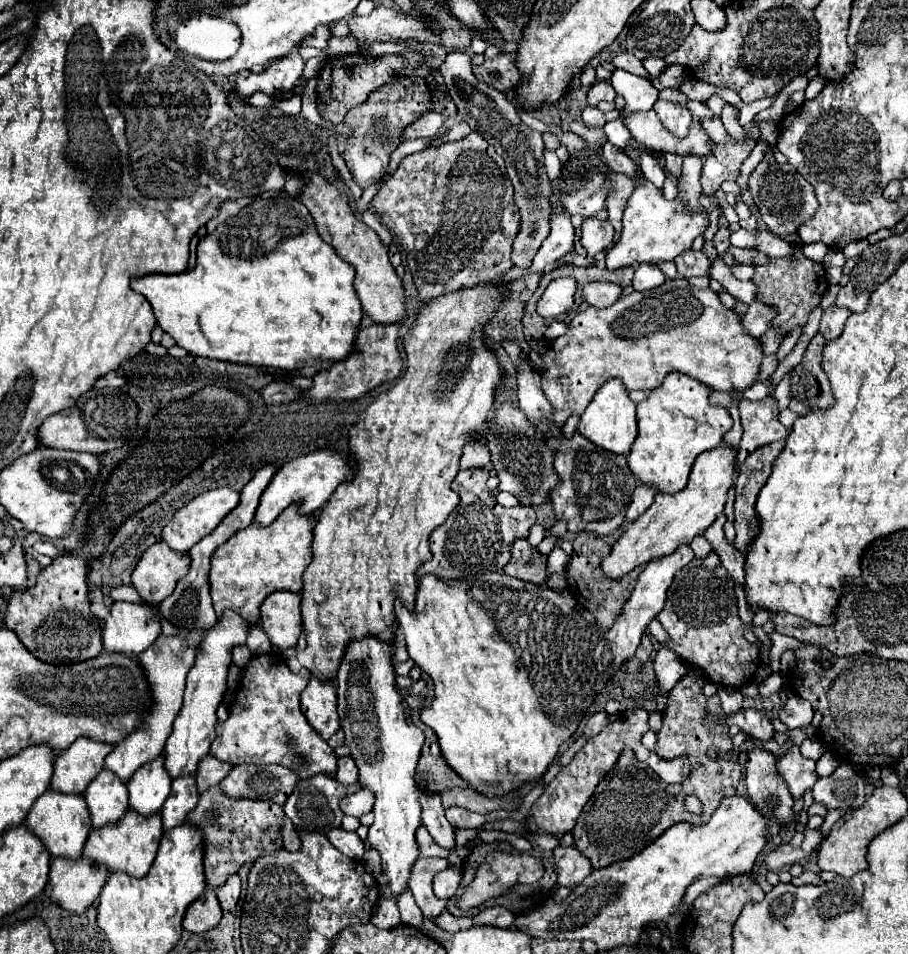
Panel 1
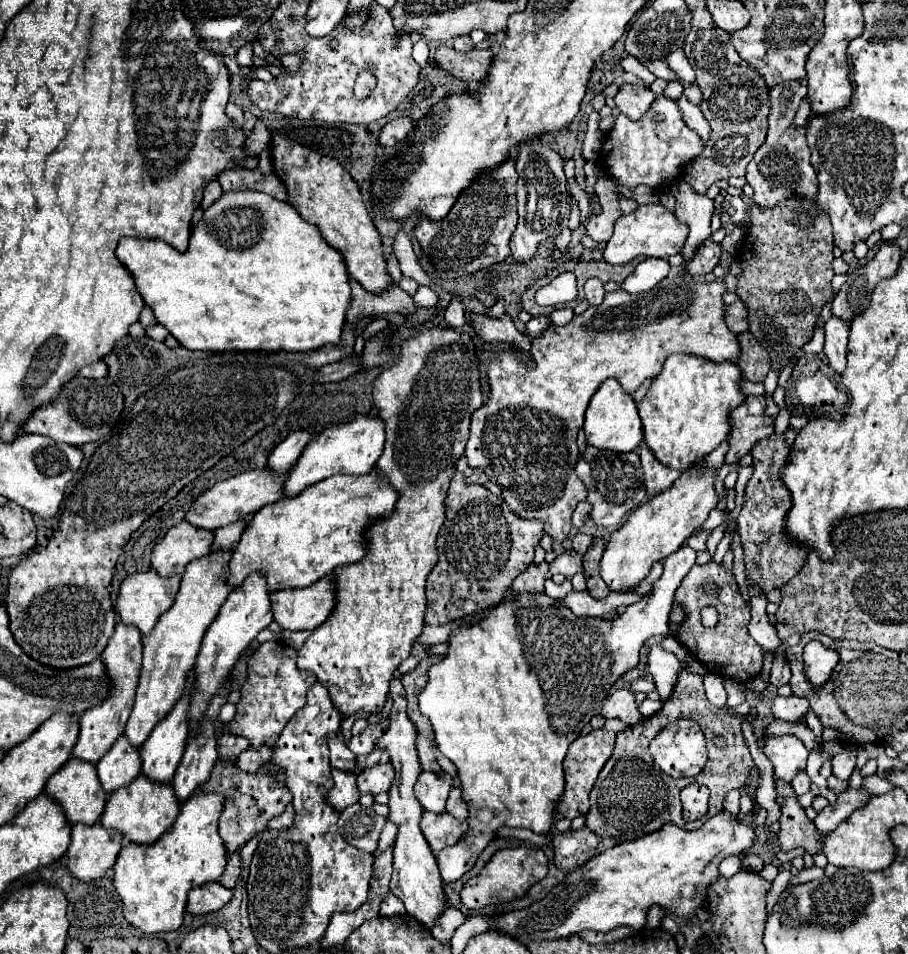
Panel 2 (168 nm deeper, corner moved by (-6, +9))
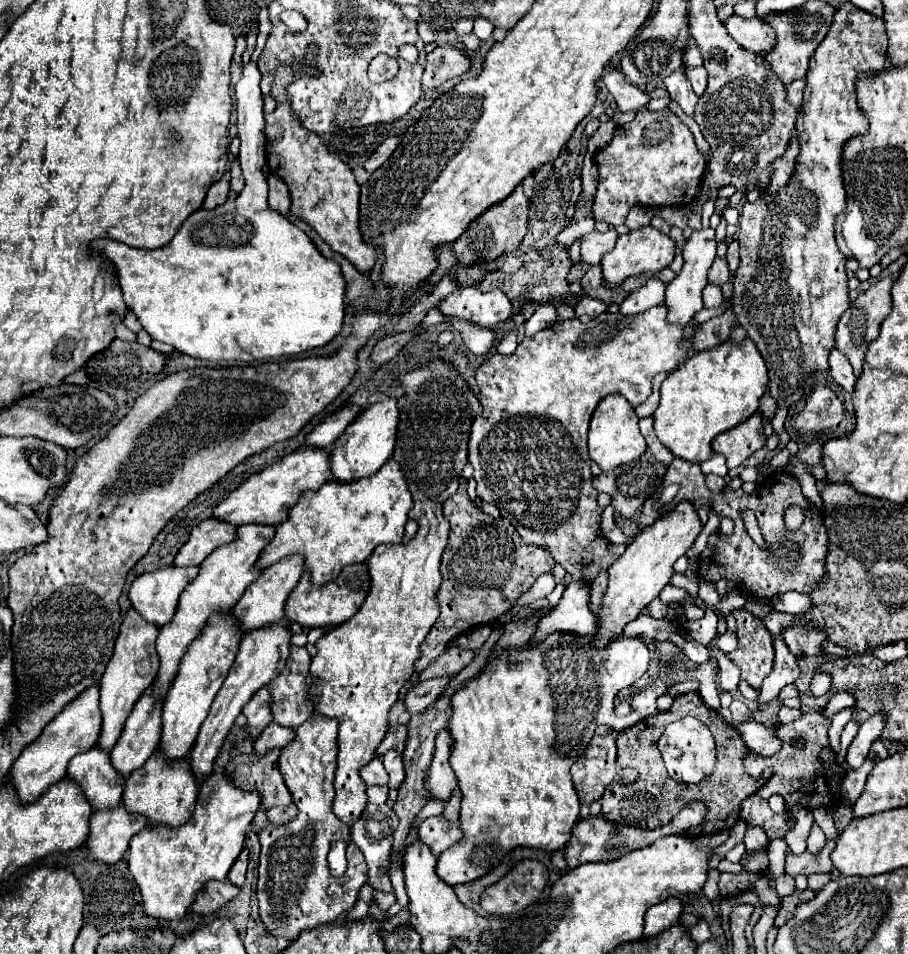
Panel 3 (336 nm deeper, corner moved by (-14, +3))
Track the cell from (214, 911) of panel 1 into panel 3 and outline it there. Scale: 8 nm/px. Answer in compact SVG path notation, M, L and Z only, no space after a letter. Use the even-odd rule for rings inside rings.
M210 880L204 884L200 894L196 894L196 900L192 902L192 910L196 914L212 914L220 906L230 902L234 896L238 896L238 892L240 892L240 888L228 880L224 880L224 882Z

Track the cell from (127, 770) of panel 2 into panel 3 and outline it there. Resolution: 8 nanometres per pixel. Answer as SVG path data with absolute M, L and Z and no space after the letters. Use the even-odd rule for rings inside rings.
M150 686L144 690L140 700L136 702L136 708L132 708L128 720L124 722L122 734L110 752L114 768L118 768L118 772L124 778L128 772L136 770L140 764L144 764L148 760L148 756L152 756L156 752L156 748L160 744L160 730L162 730L162 704L164 704L164 700L156 700L154 686Z

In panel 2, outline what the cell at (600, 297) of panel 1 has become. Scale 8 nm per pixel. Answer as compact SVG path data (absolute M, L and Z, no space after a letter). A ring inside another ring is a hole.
M590 278L584 286L586 292L586 300L590 302L590 306L598 306L604 300L604 284L596 278Z

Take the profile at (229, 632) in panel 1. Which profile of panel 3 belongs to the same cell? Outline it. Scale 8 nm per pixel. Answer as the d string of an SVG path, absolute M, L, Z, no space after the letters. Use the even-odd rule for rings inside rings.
M300 554L288 556L284 560L278 560L272 566L264 568L262 574L260 574L260 578L256 578L246 588L246 592L242 594L242 598L232 608L234 616L242 622L242 630L250 632L252 628L258 628L258 626L282 620L284 618L284 604L286 604L290 592L296 588L296 584L298 584L298 580L300 580L302 574L304 574L304 556L300 556Z

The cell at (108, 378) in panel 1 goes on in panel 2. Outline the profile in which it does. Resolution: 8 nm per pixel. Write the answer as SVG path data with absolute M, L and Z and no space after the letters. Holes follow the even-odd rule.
M96 362L96 364L90 364L86 366L78 376L86 376L86 378L99 379L108 376L108 368L104 362Z

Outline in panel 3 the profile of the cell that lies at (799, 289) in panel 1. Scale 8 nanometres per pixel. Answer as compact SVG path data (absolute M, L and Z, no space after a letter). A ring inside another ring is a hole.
M844 2L834 22L820 42L810 60L808 86L804 90L802 110L798 112L796 132L800 154L796 168L786 186L776 194L764 192L756 202L746 202L740 214L740 266L732 280L734 298L732 310L738 322L746 328L748 336L756 342L770 374L770 394L778 402L778 408L790 408L800 400L802 382L816 370L828 370L828 354L836 344L836 324L848 310L848 276L844 272L846 258L840 254L834 240L834 218L846 206L846 190L842 180L842 148L844 142L868 132L868 120L864 118L856 102L856 80L868 72L868 66L884 66L886 62L886 28L882 18L872 18L862 10L856 10L850 2Z

